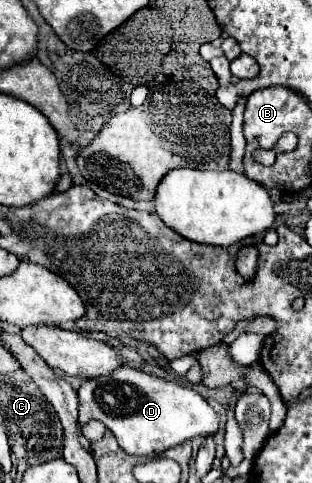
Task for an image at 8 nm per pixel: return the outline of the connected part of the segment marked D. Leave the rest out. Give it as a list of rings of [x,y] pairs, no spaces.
[[[126,364],[108,376],[84,380],[78,388],[78,398],[79,425],[100,420],[116,436],[120,448],[136,456],[158,456],[166,448],[194,436],[212,436],[218,432],[218,416],[198,392]]]

